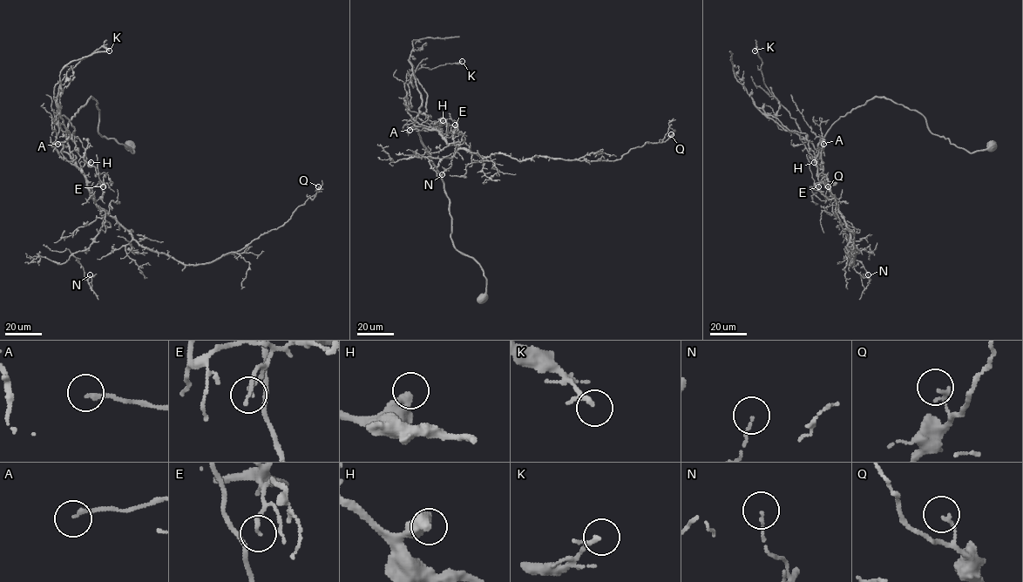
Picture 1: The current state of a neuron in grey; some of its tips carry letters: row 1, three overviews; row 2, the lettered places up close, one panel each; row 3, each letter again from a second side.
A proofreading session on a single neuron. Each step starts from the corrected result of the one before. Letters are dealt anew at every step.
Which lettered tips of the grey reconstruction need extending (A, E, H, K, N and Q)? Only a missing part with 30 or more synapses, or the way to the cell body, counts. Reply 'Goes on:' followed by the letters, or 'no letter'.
Goes on: no letter

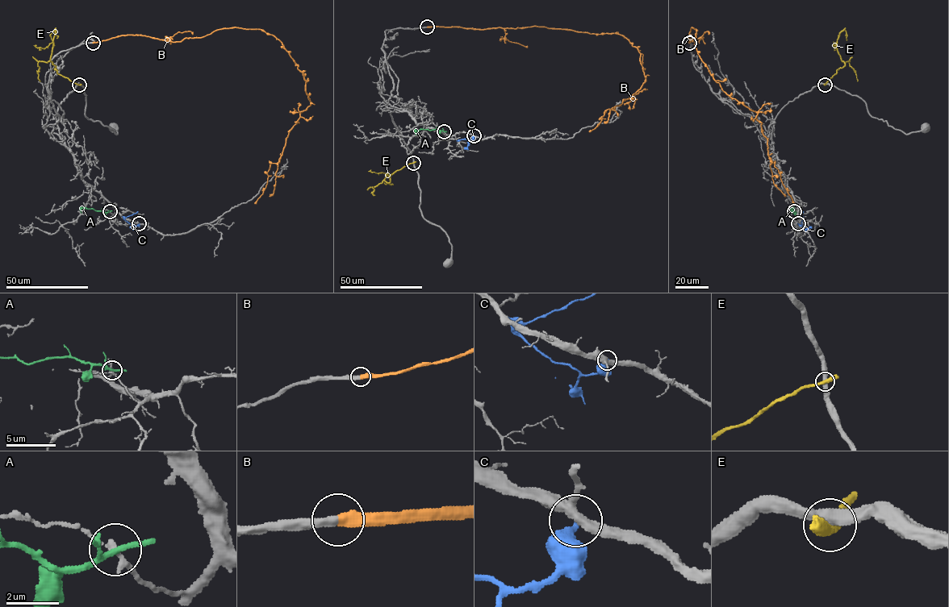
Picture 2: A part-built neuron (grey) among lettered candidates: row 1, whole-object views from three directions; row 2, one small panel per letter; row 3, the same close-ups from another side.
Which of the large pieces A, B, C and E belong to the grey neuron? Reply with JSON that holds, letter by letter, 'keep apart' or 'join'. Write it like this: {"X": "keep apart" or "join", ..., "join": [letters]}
{"A": "keep apart", "B": "join", "C": "keep apart", "E": "keep apart", "join": ["B"]}

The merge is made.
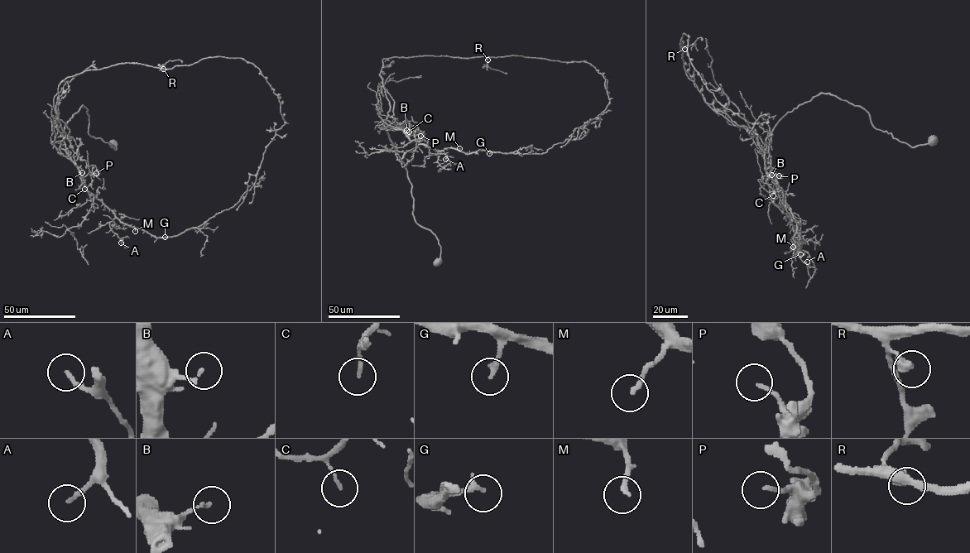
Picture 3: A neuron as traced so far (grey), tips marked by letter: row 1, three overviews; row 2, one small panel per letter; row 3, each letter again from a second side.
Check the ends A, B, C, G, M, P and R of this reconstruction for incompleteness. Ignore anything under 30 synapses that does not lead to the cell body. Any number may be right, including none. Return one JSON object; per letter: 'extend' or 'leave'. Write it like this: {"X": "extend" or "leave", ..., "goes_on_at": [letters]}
{"A": "leave", "B": "leave", "C": "leave", "G": "extend", "M": "leave", "P": "leave", "R": "leave", "goes_on_at": ["G"]}

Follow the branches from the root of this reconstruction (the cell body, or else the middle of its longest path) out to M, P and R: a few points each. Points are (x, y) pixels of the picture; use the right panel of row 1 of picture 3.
M: (932, 140), (901, 142), (829, 93), (788, 112), (769, 155), (796, 223), (793, 247)
P: (932, 140), (911, 146), (876, 129), (862, 108), (821, 93), (779, 121), (768, 152), (755, 134), (779, 175)
R: (932, 140), (911, 146), (821, 93), (779, 121), (767, 152), (707, 103), (684, 49)

